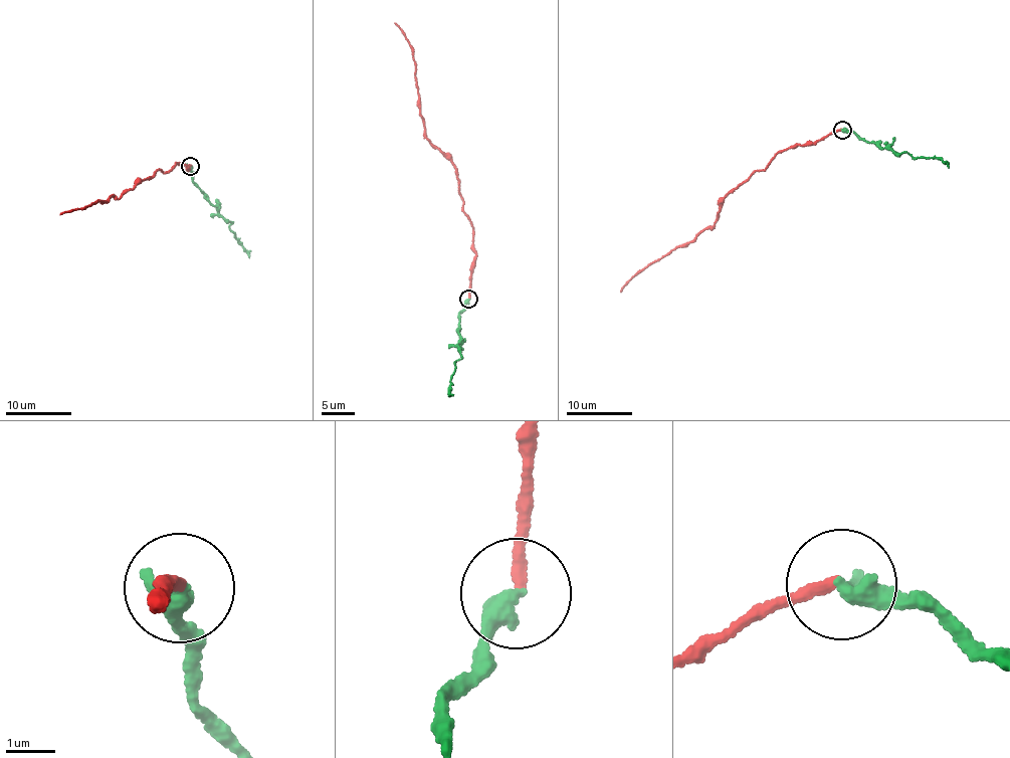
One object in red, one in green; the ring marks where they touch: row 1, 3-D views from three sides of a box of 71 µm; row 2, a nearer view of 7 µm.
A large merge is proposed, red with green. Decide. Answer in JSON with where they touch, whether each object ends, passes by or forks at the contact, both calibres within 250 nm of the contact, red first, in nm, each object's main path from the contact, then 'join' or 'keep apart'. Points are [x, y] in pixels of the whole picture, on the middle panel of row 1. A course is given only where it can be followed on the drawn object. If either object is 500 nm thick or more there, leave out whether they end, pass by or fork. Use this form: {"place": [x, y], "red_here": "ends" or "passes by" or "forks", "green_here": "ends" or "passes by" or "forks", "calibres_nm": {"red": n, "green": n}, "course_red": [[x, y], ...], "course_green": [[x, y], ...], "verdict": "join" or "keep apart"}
{"place": [468, 299], "red_here": "ends", "green_here": "ends", "calibres_nm": {"red": 240, "green": 480}, "course_red": [[469, 300], [475, 255], [473, 227], [463, 210], [455, 165], [426, 139], [412, 48], [395, 23]], "course_green": [[469, 300], [456, 332], [459, 336], [460, 358], [455, 361], [448, 395]], "verdict": "keep apart"}

